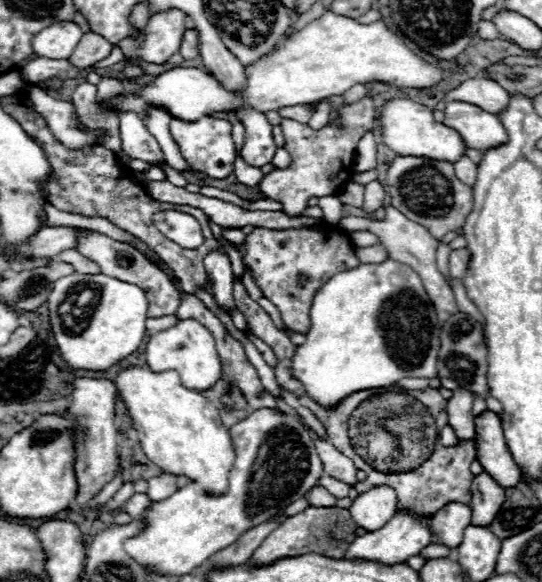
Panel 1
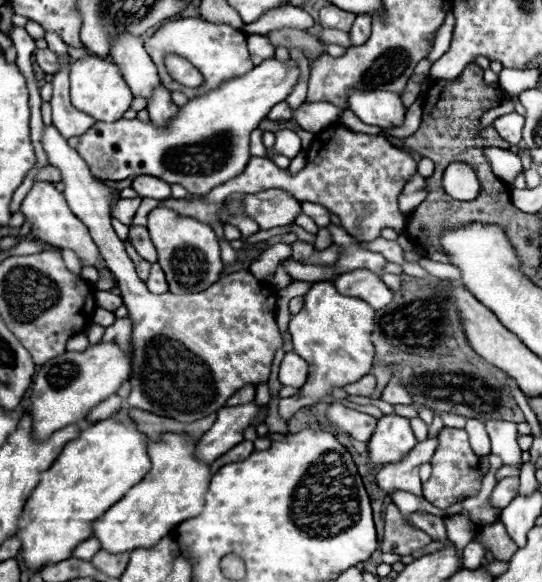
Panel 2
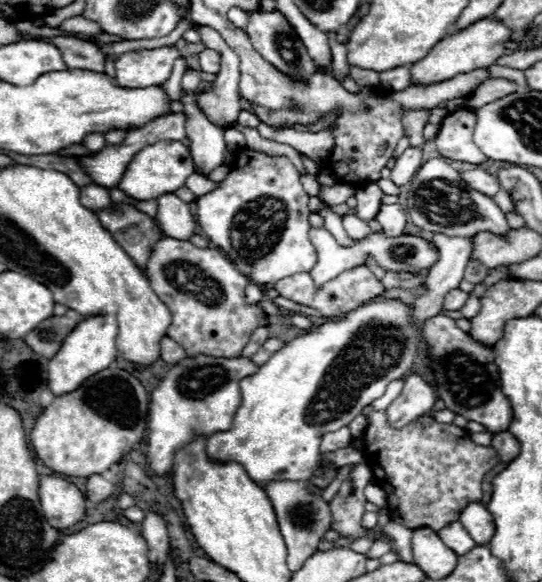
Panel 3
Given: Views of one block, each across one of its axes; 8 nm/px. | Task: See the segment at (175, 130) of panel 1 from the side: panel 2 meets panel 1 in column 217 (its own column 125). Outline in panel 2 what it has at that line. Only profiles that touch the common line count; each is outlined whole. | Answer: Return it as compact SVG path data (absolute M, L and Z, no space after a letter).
M276 58L264 60L260 66L252 68L250 72L222 82L216 90L210 90L210 92L206 92L204 96L196 98L196 100L188 100L188 102L178 110L178 114L168 120L166 126L156 126L156 124L152 124L152 120L142 122L142 120L138 120L138 118L134 118L134 120L124 120L124 118L122 118L122 120L118 120L118 122L96 122L84 136L80 136L80 144L78 144L76 150L78 150L78 154L86 160L86 164L90 166L92 176L96 176L98 180L124 180L124 178L128 178L128 176L148 174L148 176L156 176L156 178L160 178L160 180L164 180L164 182L168 182L168 184L182 184L190 194L208 194L212 188L216 188L216 186L228 182L230 178L238 176L238 174L244 170L244 166L246 166L248 160L252 158L252 156L250 156L250 132L258 128L258 124L266 118L266 114L270 112L270 108L272 108L274 104L286 100L286 96L292 92L294 84L296 84L296 80L298 80L298 66L296 66L292 60L288 60L286 64L284 64L284 62L278 62Z

